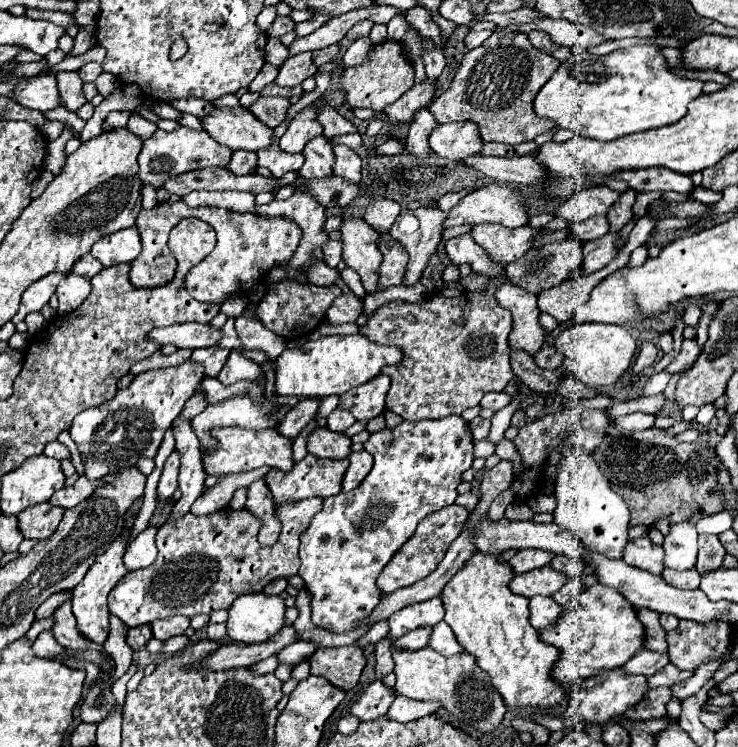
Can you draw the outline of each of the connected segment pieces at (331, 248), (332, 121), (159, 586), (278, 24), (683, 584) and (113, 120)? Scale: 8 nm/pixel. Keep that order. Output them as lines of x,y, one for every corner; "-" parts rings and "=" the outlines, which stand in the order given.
332,237
332,241
324,247
324,257
326,257
326,263
330,267
336,267
340,263
340,257
342,257
342,243
340,243
340,237
=
324,105
324,107
320,109
318,121
322,123
324,135
326,135
328,139
340,137
340,135
348,135
348,133
358,133
358,129
356,129
350,121
346,121
346,119
344,119
334,107
330,107
330,105
=
320,497
276,507
276,517
282,523
278,549
262,549
258,545
256,535
260,531
260,519
248,509
234,511
226,507
204,517
194,517
190,513
178,521
164,523
156,535
158,559
146,569
136,569
124,575
110,591
108,607
124,621
124,625
138,627
172,615
210,615
230,607
240,595
260,593
278,577
294,577
300,569
300,535
308,529
308,523
320,507
=
276,17
274,23
272,23
272,29
270,29
270,35
272,37
280,37
280,35
292,31
294,27
296,27
296,23
290,17
=
664,569
662,573
664,581
672,587
680,587
680,589
696,589
700,585
700,575
696,569
688,569
688,571
672,571
672,569
=
112,111
112,113
108,113
106,123
112,125
112,127
124,127
126,121
128,121
128,117
130,117
128,111

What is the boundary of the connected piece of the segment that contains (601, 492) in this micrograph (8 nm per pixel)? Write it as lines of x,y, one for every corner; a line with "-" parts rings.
580,447
566,451
558,469
554,497
558,501
554,509
554,523
564,527
566,531
572,531
584,543
586,555
582,557
584,563
582,585
592,587
598,583
596,571
592,571
592,553
622,559
622,551
628,543
628,521
630,521
628,507
624,499
620,499
610,489
610,483
600,473
598,463
590,455
586,455

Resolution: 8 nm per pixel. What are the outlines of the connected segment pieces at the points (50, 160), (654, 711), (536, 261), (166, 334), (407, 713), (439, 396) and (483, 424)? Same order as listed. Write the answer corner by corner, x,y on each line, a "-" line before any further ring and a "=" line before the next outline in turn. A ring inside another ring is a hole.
66,127
56,141
50,141
48,143
48,151
46,151
46,157
44,157
44,169
46,171
50,171
54,175
58,175
62,171
62,167
66,163
66,157
68,157
64,153
64,147
66,147
68,139
72,139
72,137
74,137
74,133
=
668,687
650,689
648,695
632,709
628,715
624,715
630,721
648,721
648,719
660,719
666,717
666,703
672,699
672,693
=
568,237
564,241
546,243
540,249
530,249
524,257
520,257
516,263
508,263
506,275
512,279
512,283
524,287
526,291
538,295
542,289
550,289
560,285
566,277
572,277
582,263
582,243
574,237
=
180,323
164,329
156,329
148,333
148,339
160,343
160,347
172,343
178,349
198,349
198,347
212,347
220,339
220,331
212,329
210,325
200,323
=
398,695
398,697
394,699
394,703
390,705
386,717
392,719
392,721
406,723
406,721
414,721
414,719
432,715
432,713
436,713
438,707
440,707
440,705
434,703
434,701
416,701
416,699
408,699
408,697
=
494,279
484,295
464,293
462,299
430,295
418,303
392,301
368,319
360,329
362,335
380,345
396,345
404,353
400,365
384,367
384,373
392,379
386,409
406,421
440,419
476,407
490,391
504,391
514,379
508,347
512,321
510,313
492,297
498,283
=
476,417
476,419
470,423
470,431
472,431
474,441
482,441
482,439
486,439
488,433
490,433
490,421
488,421
488,419
480,419
480,417

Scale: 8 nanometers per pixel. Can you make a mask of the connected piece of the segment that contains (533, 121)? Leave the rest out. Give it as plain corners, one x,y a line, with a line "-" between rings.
496,31
480,47
470,49
452,85
430,103
430,111
438,123
452,121
474,121
480,127
480,137
484,141
500,143
524,143
532,141
536,135
552,131
554,121
542,119
534,113
532,101
544,83
560,67
560,61
544,51
538,51
526,37
526,33

